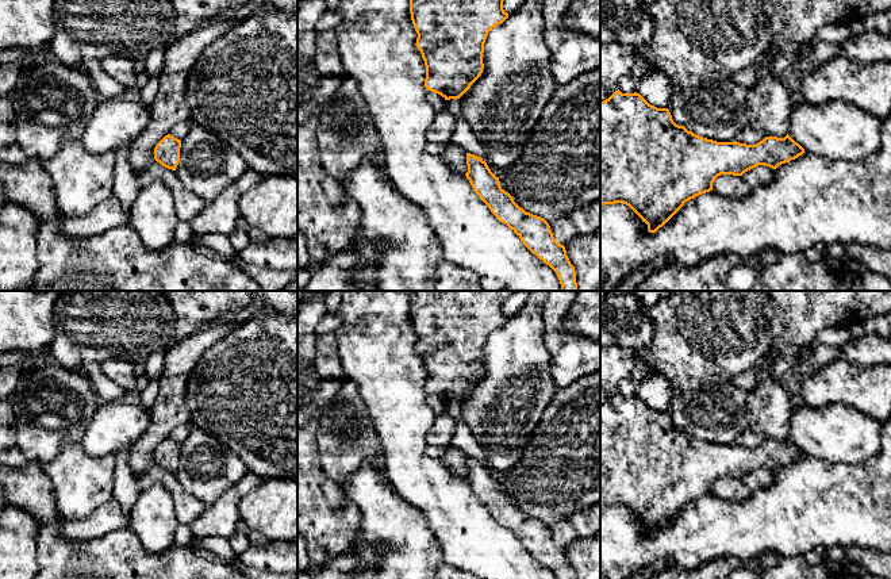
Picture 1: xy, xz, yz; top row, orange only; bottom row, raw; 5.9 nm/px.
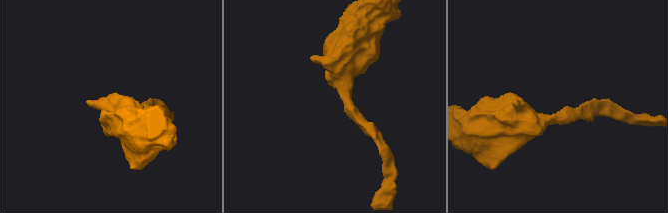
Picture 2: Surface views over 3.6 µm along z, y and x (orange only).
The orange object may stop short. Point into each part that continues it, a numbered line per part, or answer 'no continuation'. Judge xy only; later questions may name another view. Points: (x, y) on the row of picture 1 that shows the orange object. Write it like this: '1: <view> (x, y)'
no continuation

